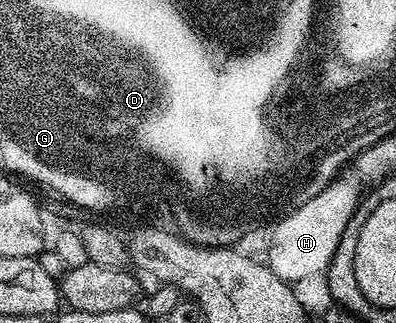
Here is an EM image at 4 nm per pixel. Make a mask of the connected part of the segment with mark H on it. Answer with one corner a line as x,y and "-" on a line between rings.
332,180
321,193
314,195
314,199
302,203
302,207
294,210
289,217
275,222
266,264
280,281
297,283
307,277
316,277
319,273
321,276
327,270
341,235
352,223
352,213
358,204
355,187
348,181
340,180

